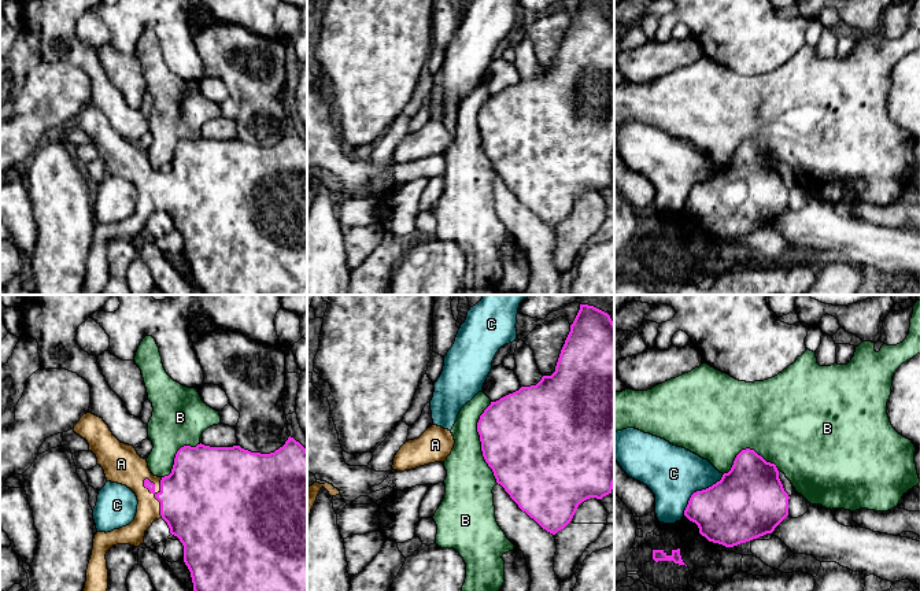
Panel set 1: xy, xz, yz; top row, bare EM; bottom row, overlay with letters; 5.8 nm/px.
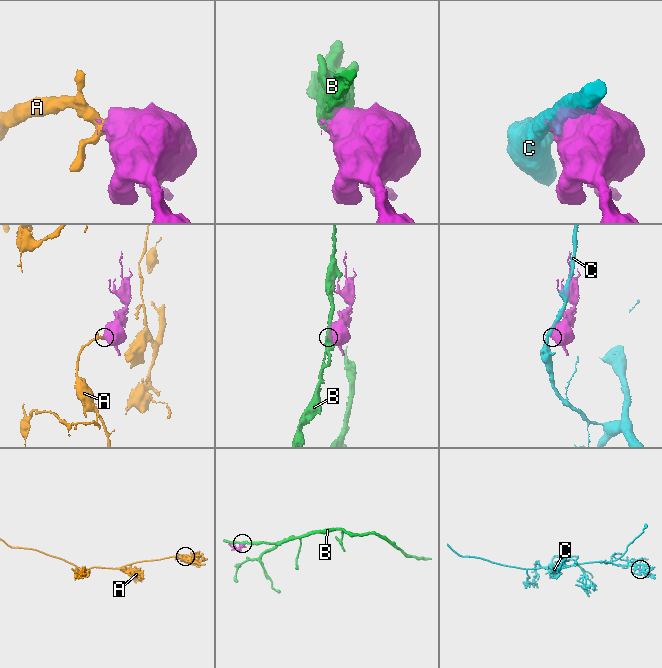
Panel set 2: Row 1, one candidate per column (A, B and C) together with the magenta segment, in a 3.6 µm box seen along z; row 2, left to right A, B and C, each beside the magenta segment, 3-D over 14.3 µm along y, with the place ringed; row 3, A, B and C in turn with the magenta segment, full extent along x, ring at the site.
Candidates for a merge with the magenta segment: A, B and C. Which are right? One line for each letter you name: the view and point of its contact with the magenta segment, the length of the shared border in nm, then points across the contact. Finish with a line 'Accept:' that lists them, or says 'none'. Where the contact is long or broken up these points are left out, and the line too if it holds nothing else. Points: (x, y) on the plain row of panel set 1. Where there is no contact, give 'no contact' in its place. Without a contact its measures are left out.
A: meets magenta in xy at (155, 189); contact 260 nm long; runs through xy (198, 192), (155, 189), (125, 159)
Accept: A

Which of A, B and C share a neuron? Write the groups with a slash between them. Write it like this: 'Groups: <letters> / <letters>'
Groups: A / B / C

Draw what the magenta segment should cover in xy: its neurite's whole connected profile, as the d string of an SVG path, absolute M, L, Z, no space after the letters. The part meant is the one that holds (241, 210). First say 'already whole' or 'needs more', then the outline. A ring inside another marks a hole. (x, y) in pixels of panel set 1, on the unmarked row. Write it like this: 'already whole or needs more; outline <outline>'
needs more; outline M86 106L73 122L88 134L89 144L96 148L97 158L103 160L107 174L126 178L136 186L138 193L136 210L129 218L107 226L97 225L95 228L92 248L86 262L84 295L100 295L108 281L107 244L117 237L140 240L144 236L145 224L159 211L163 211L167 215L170 226L177 229L182 236L184 255L191 265L193 284L200 288L204 295L307 295L307 143L293 130L289 129L282 140L270 147L251 145L240 138L210 140L202 136L196 140L184 138L175 147L171 166L165 170L158 170L151 166L147 152L141 151L133 138L121 136L112 128L103 111Z

